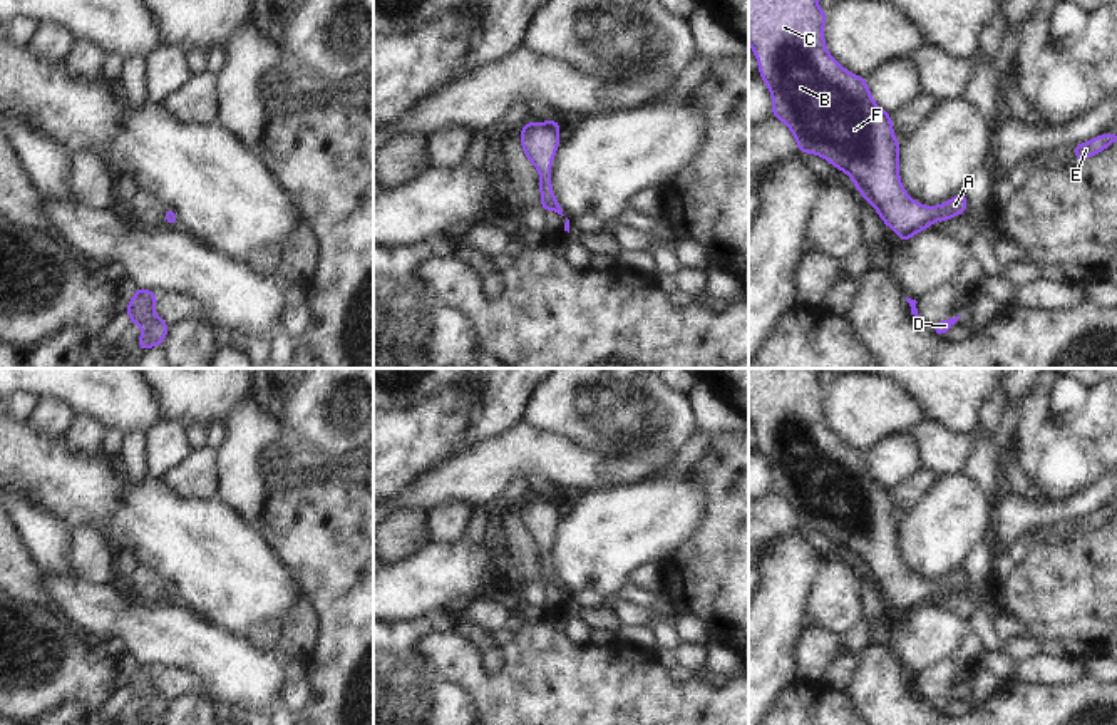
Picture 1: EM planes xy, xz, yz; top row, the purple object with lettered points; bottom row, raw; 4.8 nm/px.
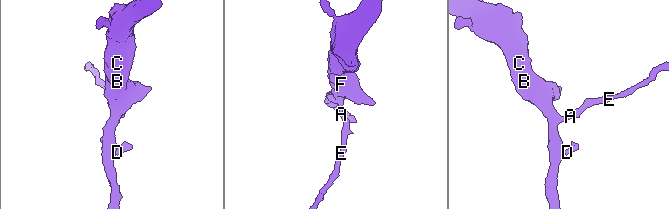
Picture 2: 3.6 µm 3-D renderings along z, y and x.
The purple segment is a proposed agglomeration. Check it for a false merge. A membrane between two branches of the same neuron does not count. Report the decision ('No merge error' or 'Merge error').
No merge error

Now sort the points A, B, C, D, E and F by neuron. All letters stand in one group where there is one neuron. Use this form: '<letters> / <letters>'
A B C D E F

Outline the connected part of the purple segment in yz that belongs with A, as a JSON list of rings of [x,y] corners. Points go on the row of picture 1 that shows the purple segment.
[[[749,0],[749,45],[772,95],[772,116],[790,129],[799,152],[821,156],[846,172],[903,243],[934,221],[966,213],[963,193],[933,208],[906,193],[899,177],[899,141],[893,117],[874,102],[866,79],[832,59],[824,40],[826,22],[819,0]]]

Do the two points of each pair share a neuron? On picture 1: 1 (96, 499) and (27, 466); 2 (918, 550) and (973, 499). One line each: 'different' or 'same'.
1: same
2: same

